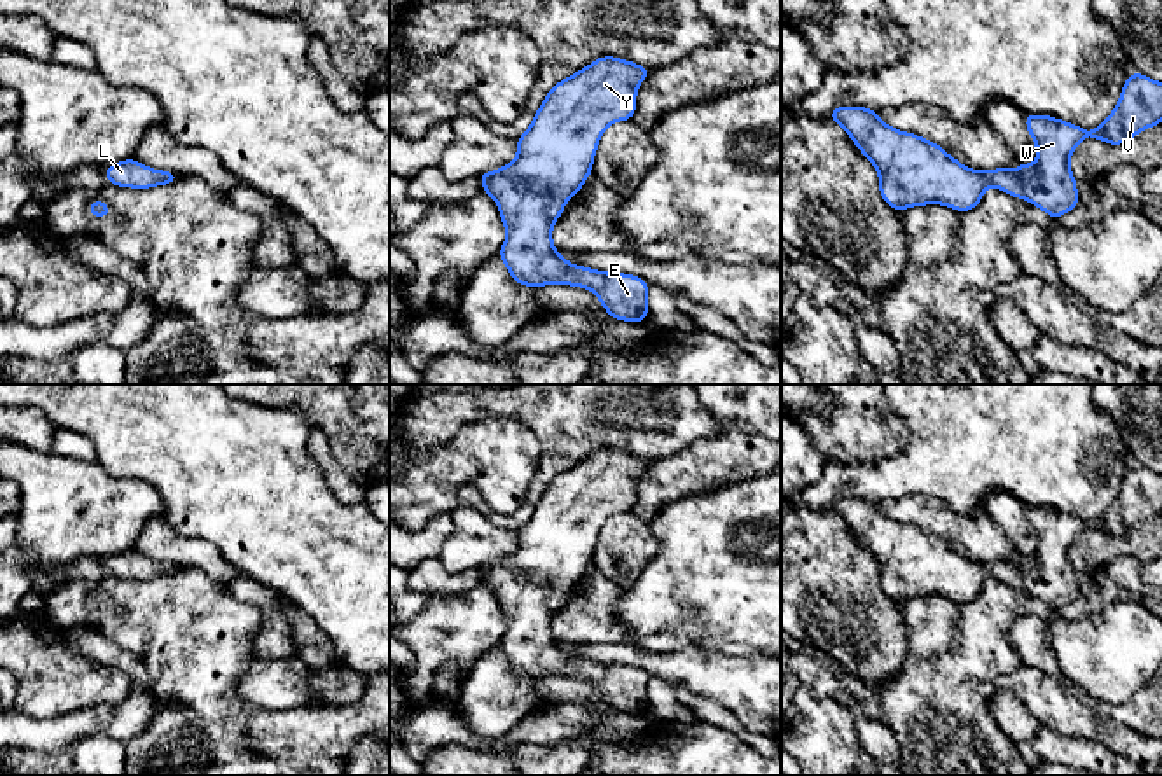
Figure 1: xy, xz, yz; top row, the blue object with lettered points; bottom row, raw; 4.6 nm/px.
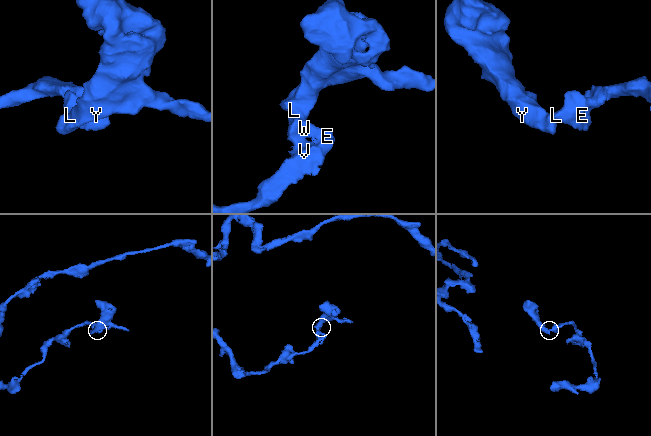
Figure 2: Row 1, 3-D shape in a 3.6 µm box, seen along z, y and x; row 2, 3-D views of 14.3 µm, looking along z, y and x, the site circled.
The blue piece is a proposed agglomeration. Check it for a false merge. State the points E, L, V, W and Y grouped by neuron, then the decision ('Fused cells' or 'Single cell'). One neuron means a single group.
Groups: E L V W Y. Single cell

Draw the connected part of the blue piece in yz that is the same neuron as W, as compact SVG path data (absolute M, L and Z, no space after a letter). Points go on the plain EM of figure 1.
M1132 463L1124 479L1120 491L1106 512L1090 523L1050 507L1026 507L1026 519L1036 537L1038 551L1033 556L1020 554L1019 559L996 559L980 563L963 558L951 549L940 537L917 528L916 524L898 523L882 514L875 502L865 498L837 498L827 509L839 514L863 547L877 559L879 584L886 596L898 605L910 598L944 596L958 603L973 601L986 580L994 577L1013 589L1026 591L1036 599L1047 603L1052 610L1078 598L1078 582L1069 549L1085 528L1103 531L1110 537L1122 537L1146 519L1162 512L1162 475Z

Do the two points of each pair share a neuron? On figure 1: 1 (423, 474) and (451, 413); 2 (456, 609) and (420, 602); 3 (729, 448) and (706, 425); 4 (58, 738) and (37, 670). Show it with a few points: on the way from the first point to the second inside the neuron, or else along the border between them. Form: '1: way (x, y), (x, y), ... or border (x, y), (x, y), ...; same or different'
1: border (469, 422), (423, 457), (408, 441); different
2: border (432, 598), (408, 623); different
3: border (724, 430), (701, 437), (678, 453); different
4: border (91, 705), (49, 717), (27, 717), (18, 712); different

